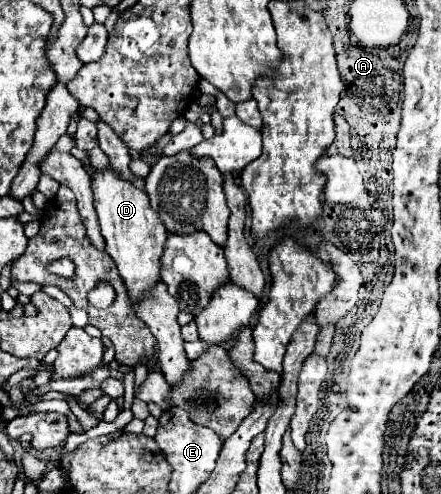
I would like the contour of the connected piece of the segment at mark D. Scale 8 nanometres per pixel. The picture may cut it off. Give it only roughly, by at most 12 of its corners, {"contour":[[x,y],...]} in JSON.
{"contour":[[91,173],[131,305],[159,281],[167,229],[145,189]]}

